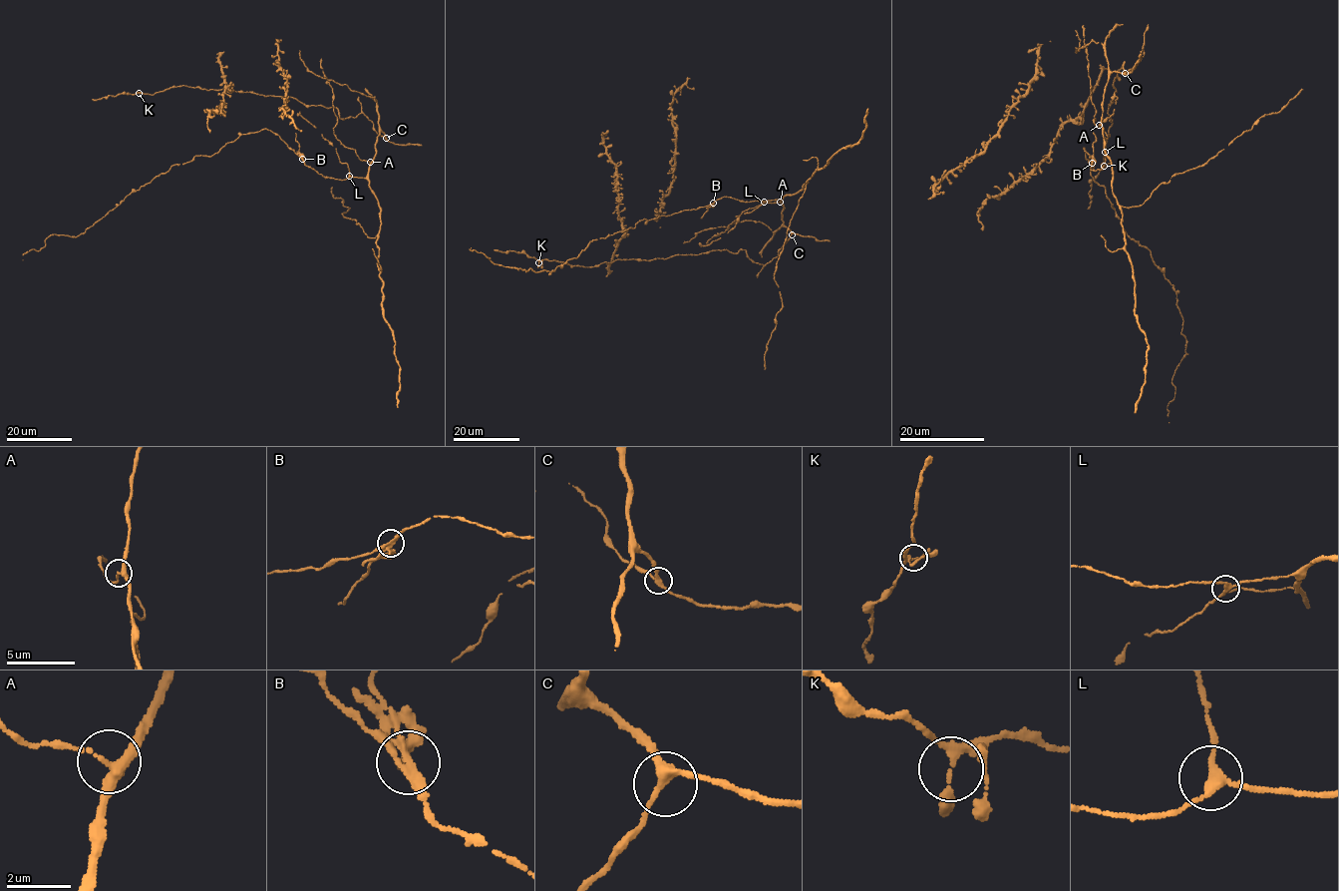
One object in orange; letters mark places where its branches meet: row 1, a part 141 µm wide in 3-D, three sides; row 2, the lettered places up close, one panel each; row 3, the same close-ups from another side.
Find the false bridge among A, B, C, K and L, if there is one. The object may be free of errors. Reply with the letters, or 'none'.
B

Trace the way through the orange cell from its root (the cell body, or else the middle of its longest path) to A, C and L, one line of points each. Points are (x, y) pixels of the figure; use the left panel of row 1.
A: (367, 175), (370, 162)
C: (367, 175), (375, 154), (376, 137), (382, 132), (386, 138)
L: (367, 175), (363, 178), (349, 176)

